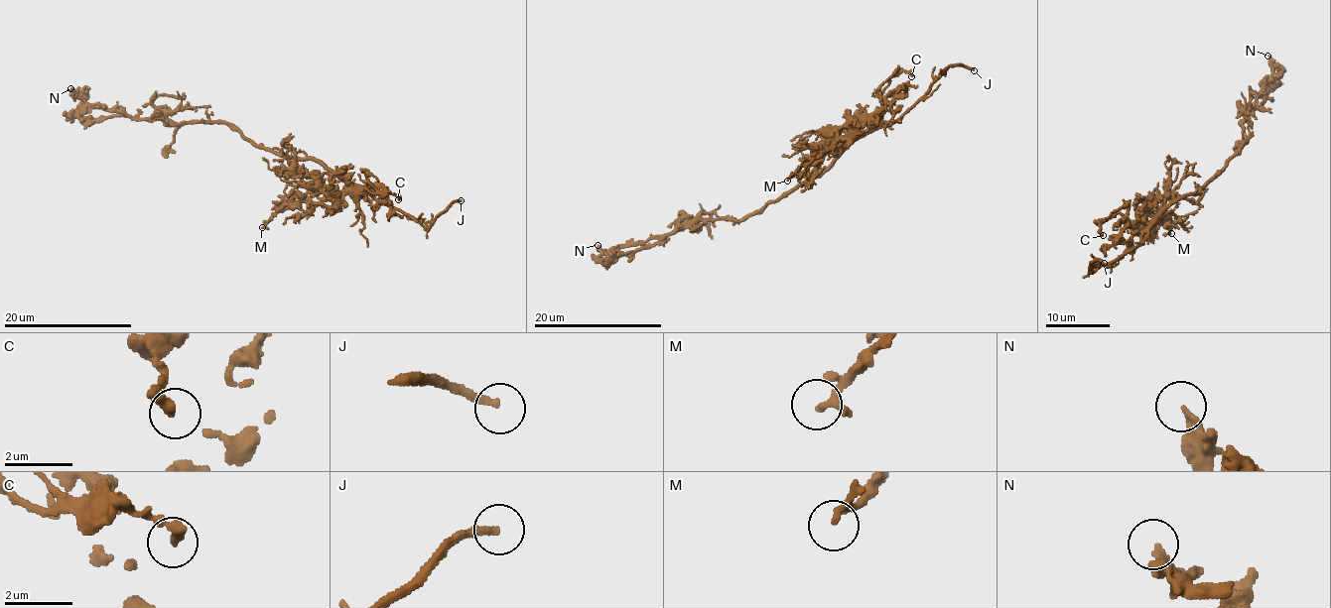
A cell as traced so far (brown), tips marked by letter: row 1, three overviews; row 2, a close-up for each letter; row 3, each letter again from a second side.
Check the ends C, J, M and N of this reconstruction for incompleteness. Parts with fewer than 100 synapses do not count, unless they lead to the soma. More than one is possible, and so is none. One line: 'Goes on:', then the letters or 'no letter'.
Goes on: J

